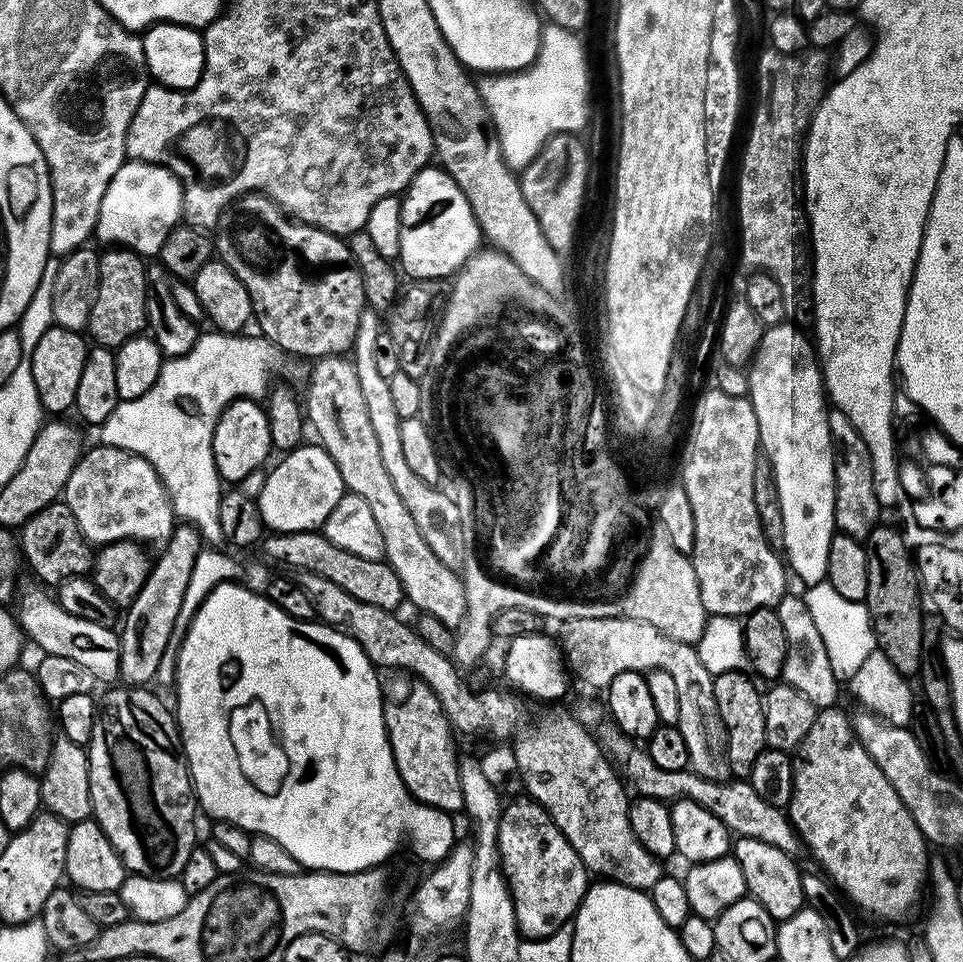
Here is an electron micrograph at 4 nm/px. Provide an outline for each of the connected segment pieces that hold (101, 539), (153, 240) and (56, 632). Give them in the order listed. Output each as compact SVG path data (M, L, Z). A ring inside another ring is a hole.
M89 447L85 451L62 493L63 503L78 522L78 530L92 546L112 544L116 540L163 545L174 531L174 504L153 461L129 454L122 448L103 447Z
M138 162L138 164L123 164L117 167L112 174L112 180L108 184L108 192L102 198L101 213L109 216L108 224L112 229L108 236L120 246L127 246L133 252L139 252L145 258L152 258L159 248L163 249L166 244L166 237L177 227L178 220L175 220L176 212L166 205L160 204L160 196L152 192L166 177L165 169L159 164Z
M28 592L20 600L20 612L18 611L18 623L21 633L28 636L41 649L41 653L49 656L65 656L78 666L86 666L90 674L98 682L104 680L115 681L120 670L120 654L115 647L108 648L108 644L115 645L118 640L117 633L109 630L103 624L95 624L92 620L78 619L74 614L62 610L55 599L52 600L44 592ZM76 624L76 628L68 628Z

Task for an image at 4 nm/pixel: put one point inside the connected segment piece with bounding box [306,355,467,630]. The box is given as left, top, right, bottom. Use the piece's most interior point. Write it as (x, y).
(335, 410)

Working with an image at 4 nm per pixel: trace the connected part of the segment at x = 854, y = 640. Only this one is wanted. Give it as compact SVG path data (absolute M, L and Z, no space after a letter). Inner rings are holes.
M826 582L807 585L803 597L806 610L810 610L810 618L814 618L814 626L818 626L818 634L822 634L822 642L826 642L826 654L830 654L830 670L834 670L837 680L851 681L852 676L861 669L862 662L866 662L866 658L870 658L870 654L878 648L867 603L850 602L842 598L842 594L838 594L838 590Z

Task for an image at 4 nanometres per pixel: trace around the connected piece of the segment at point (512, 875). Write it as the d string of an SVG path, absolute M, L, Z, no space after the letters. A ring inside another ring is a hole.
M521 794L517 800L503 805L497 850L521 937L541 940L575 917L589 890L590 873L574 846L570 846L538 801Z

